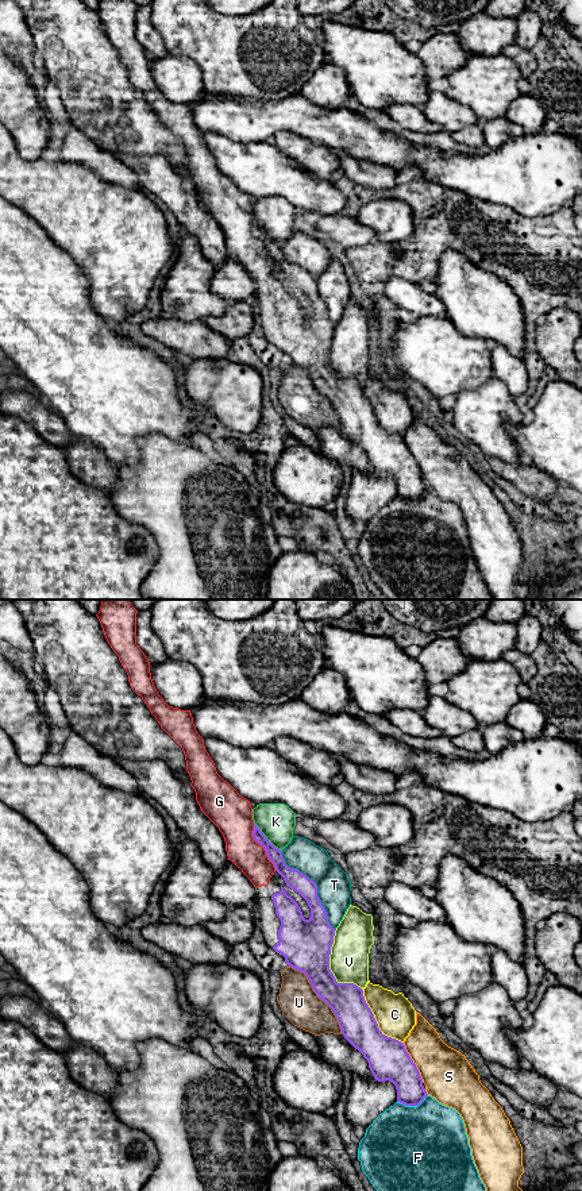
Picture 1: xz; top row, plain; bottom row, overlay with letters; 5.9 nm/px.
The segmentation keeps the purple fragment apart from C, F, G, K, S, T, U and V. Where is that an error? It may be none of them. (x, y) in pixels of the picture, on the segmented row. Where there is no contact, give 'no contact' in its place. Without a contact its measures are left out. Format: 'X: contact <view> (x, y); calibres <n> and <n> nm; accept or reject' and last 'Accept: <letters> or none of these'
C: contact xz (376, 1021); calibres 240 and 240 nm; reject
F: contact xz (412, 1105); calibres 190 and 500 nm; reject
G: contact xz (262, 845); calibres 90 and 220 nm; accept
K: contact xz (265, 837); calibres 90 and 220 nm; reject
S: contact xz (413, 1063); calibres 240 and 300 nm; reject
T: contact xz (316, 886); calibres 150 and 200 nm; reject
U: contact xz (318, 995); calibres 220 and 220 nm; reject
V: contact xz (328, 968); calibres 300 and 240 nm; reject
Accept: G

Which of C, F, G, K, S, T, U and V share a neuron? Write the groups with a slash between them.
C F / G / K / S / T / U / V

